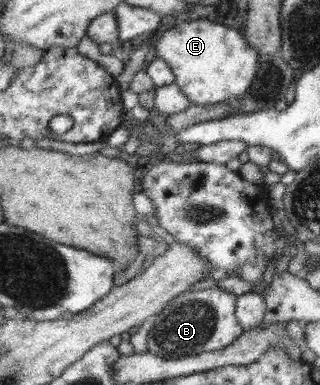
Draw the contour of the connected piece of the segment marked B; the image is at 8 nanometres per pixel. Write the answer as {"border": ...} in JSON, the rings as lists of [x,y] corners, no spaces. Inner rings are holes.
{"border":[[[217,286],[172,297],[154,317],[153,325],[146,334],[146,351],[174,360],[179,355],[209,352],[233,343],[244,331],[235,319],[235,300],[235,295]]]}

